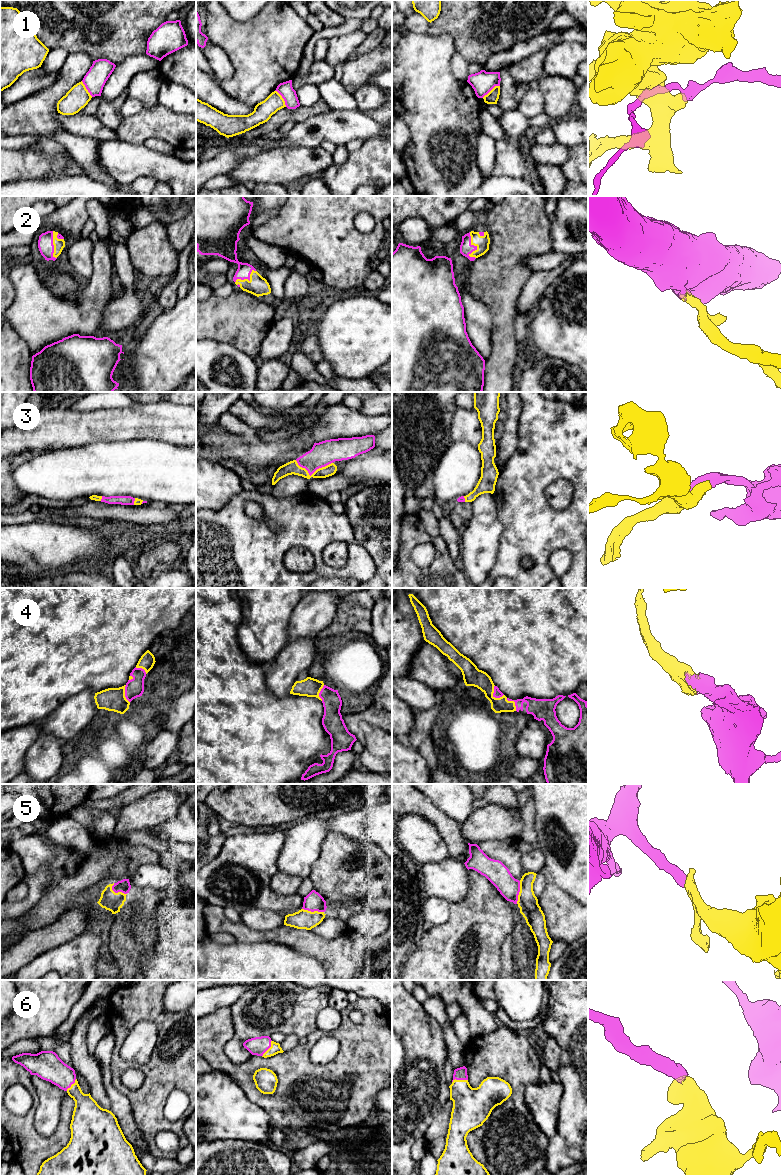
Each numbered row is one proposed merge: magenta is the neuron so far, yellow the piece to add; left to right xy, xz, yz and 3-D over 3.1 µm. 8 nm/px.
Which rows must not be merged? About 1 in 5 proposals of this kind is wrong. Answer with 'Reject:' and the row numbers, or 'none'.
Reject: 1

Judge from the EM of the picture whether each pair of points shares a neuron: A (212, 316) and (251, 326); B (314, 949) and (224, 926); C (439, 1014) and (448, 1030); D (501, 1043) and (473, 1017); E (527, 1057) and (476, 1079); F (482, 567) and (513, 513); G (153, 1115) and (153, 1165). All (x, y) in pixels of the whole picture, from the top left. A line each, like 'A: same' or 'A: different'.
A: same
B: same
C: same
D: different
E: same
F: different
G: different

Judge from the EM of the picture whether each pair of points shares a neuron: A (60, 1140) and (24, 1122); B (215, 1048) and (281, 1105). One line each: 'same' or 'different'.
A: same
B: same

